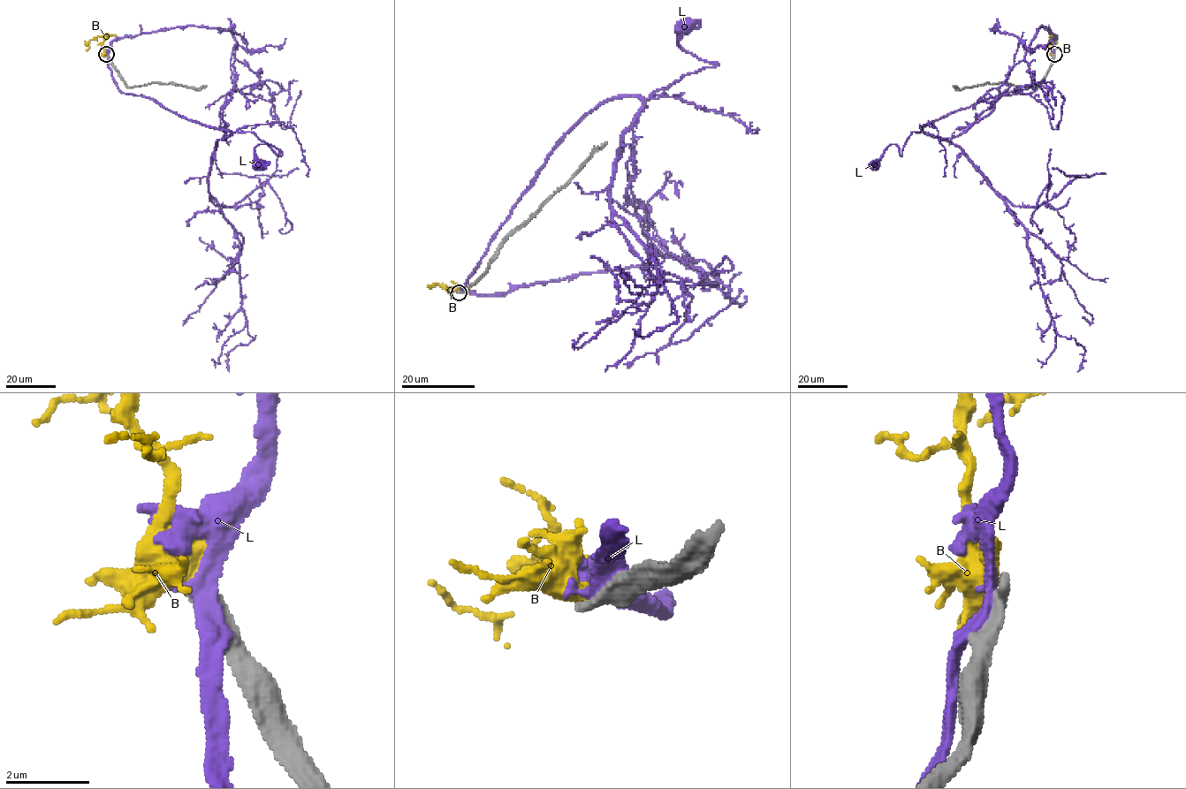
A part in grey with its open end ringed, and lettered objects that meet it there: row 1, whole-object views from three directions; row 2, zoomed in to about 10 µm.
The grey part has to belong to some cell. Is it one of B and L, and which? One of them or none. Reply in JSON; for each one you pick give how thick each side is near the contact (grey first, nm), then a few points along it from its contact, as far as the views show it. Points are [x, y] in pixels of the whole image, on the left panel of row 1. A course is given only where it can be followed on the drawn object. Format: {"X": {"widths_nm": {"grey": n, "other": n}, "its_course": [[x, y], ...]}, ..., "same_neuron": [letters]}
{"same_neuron": []}

